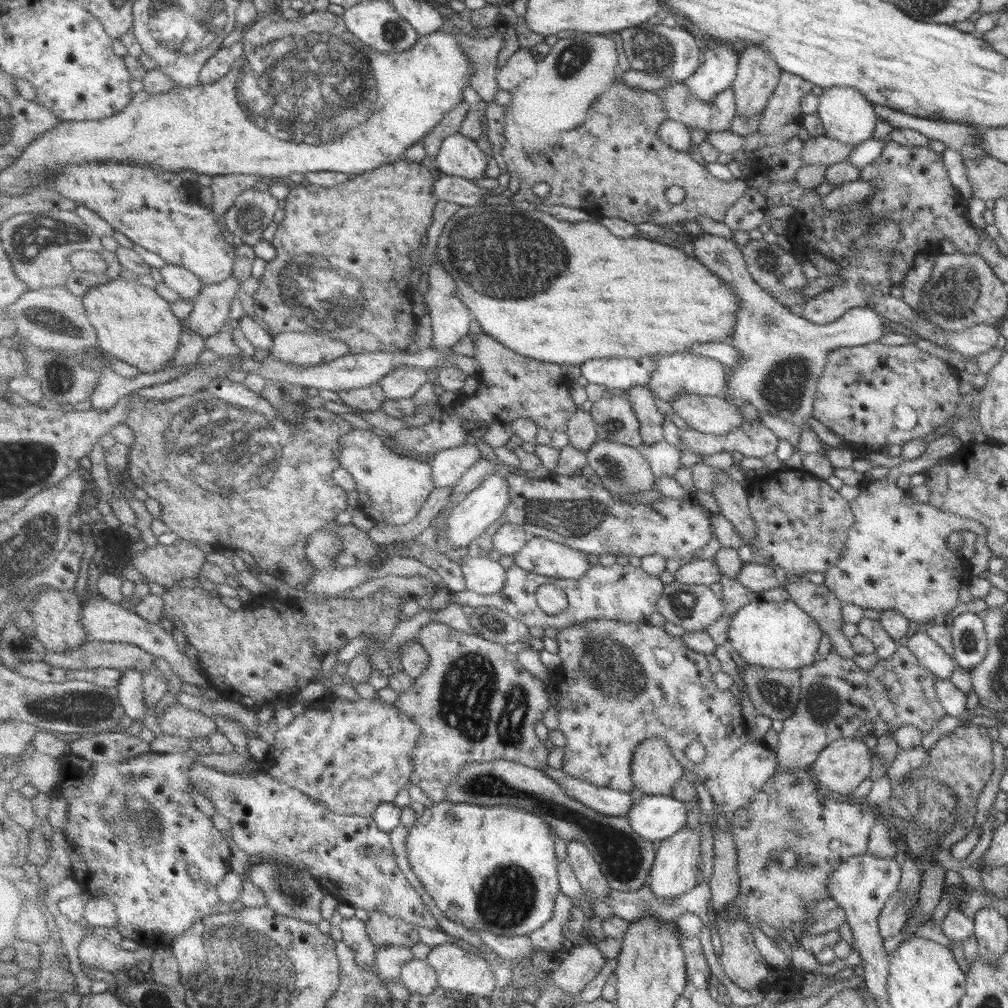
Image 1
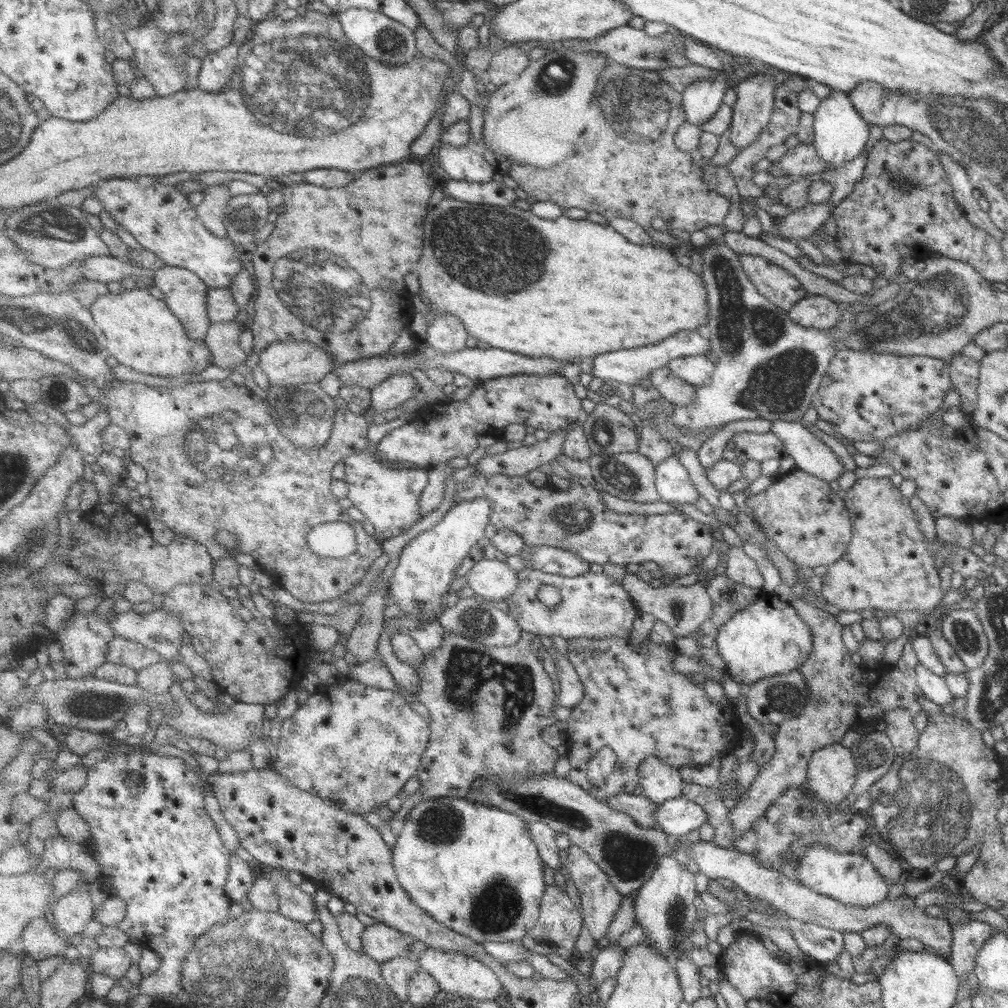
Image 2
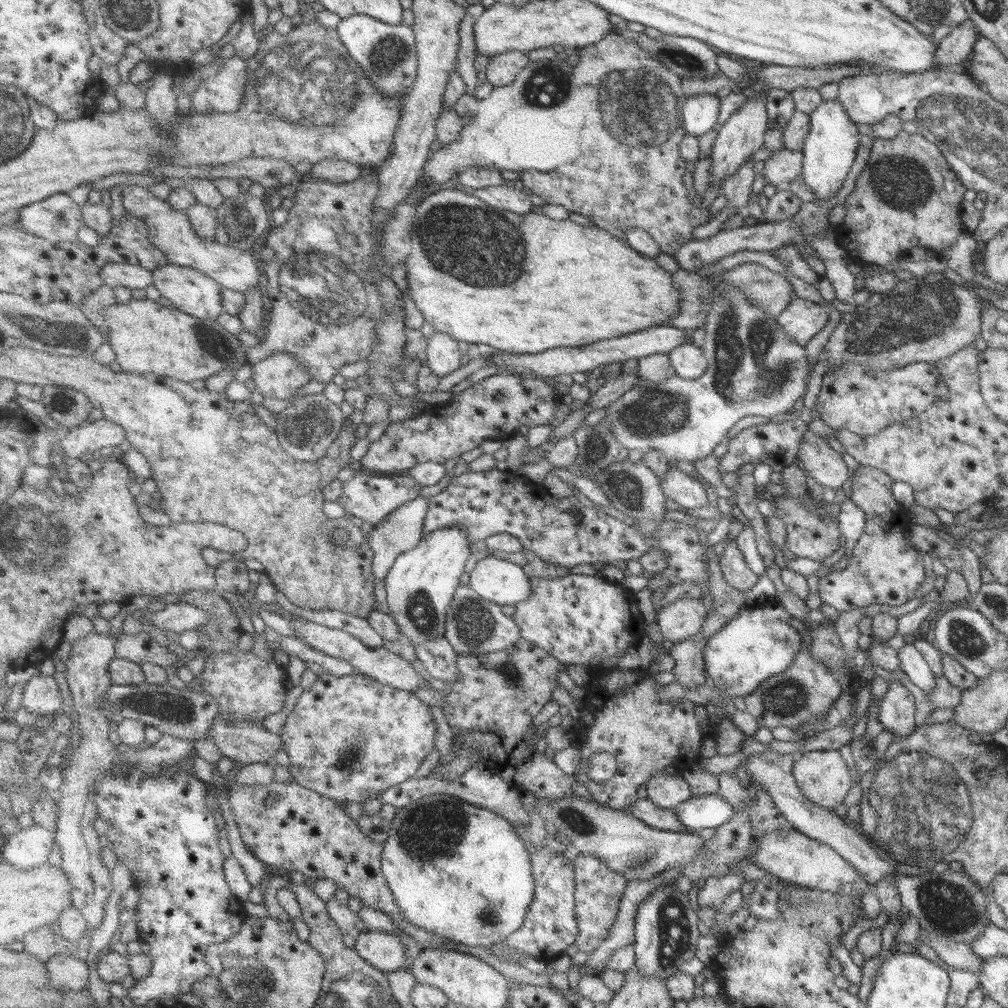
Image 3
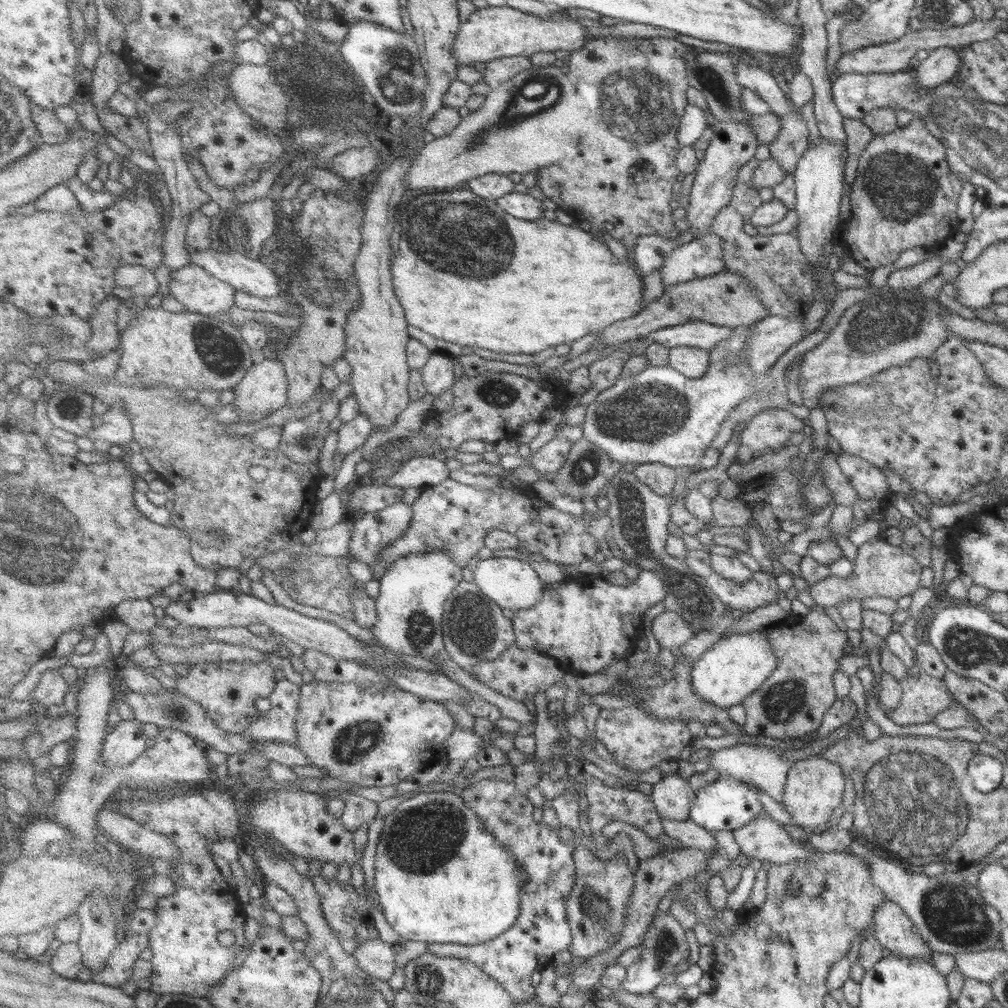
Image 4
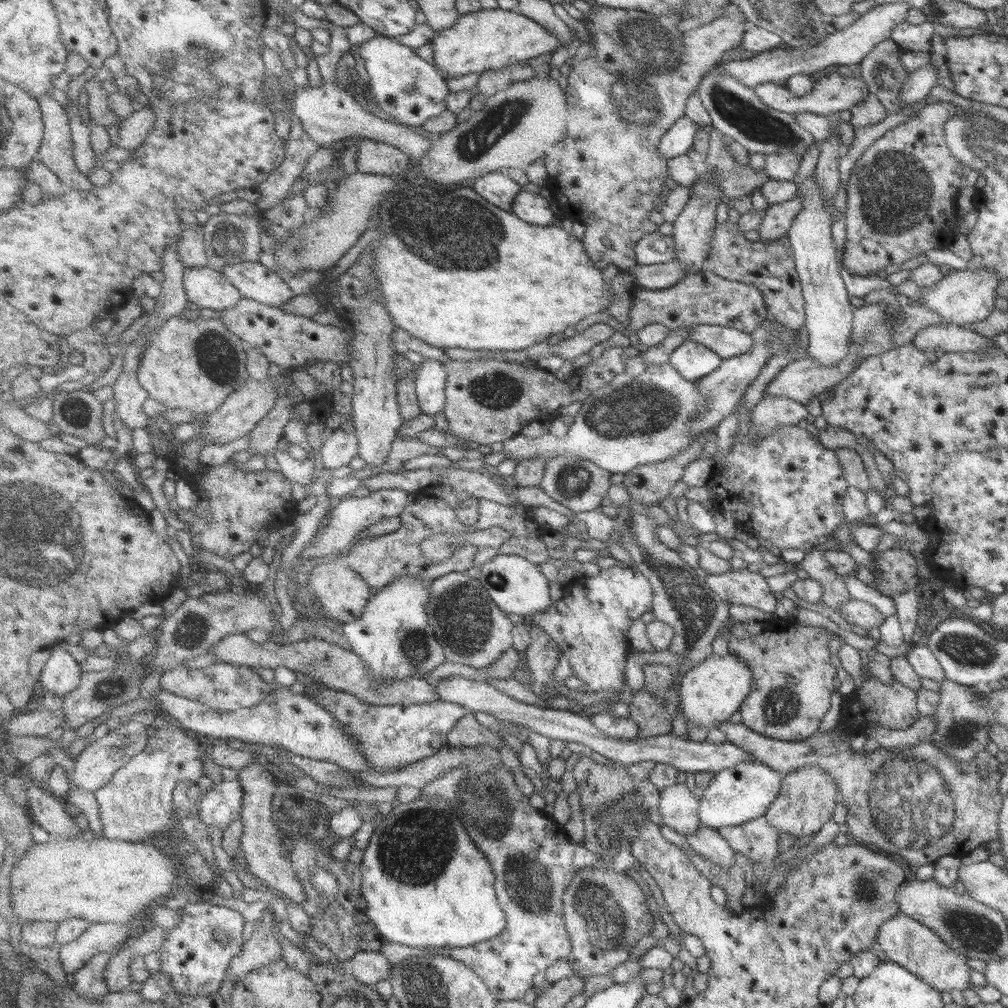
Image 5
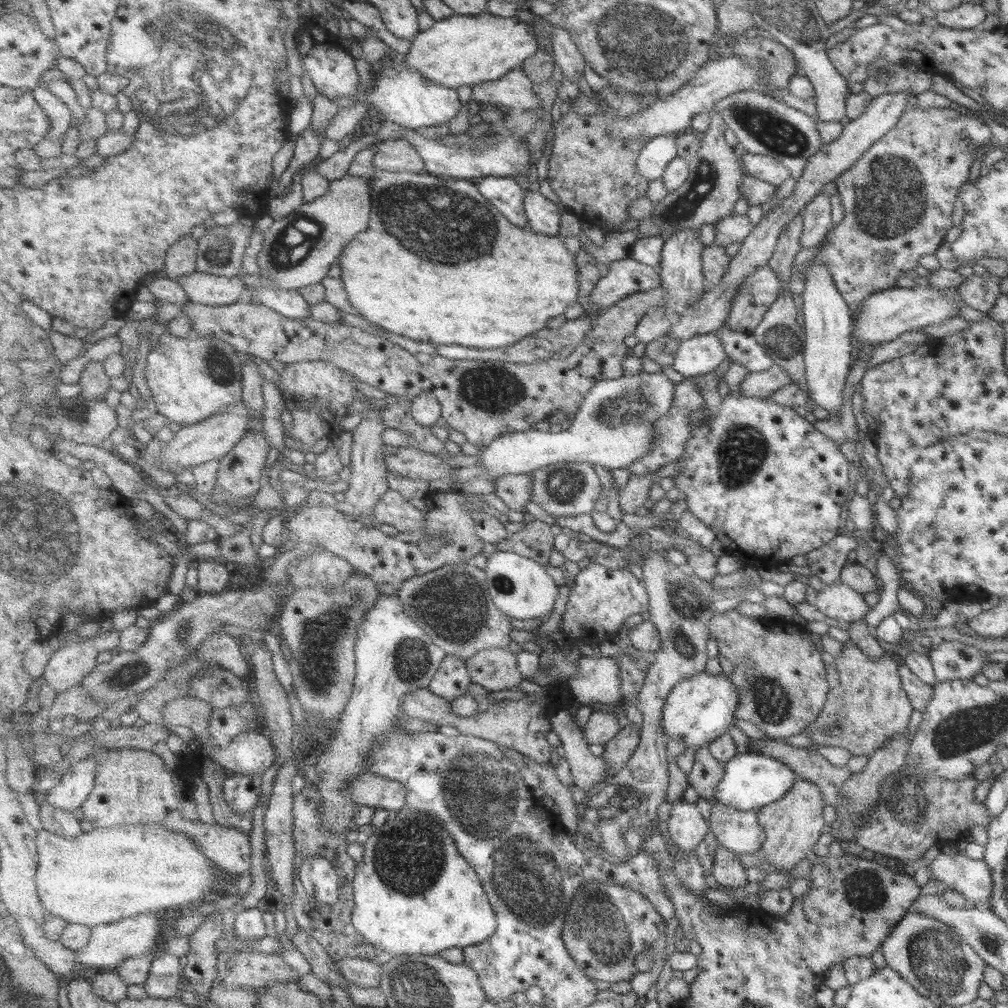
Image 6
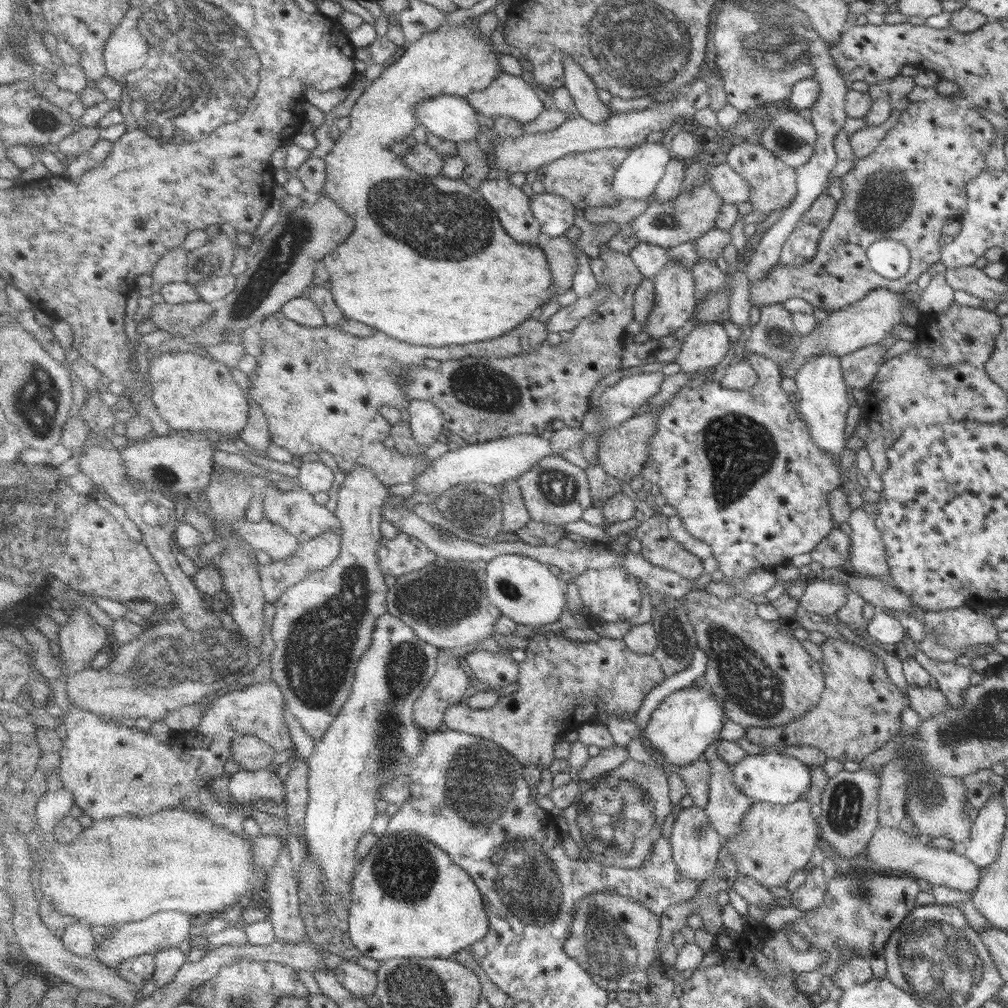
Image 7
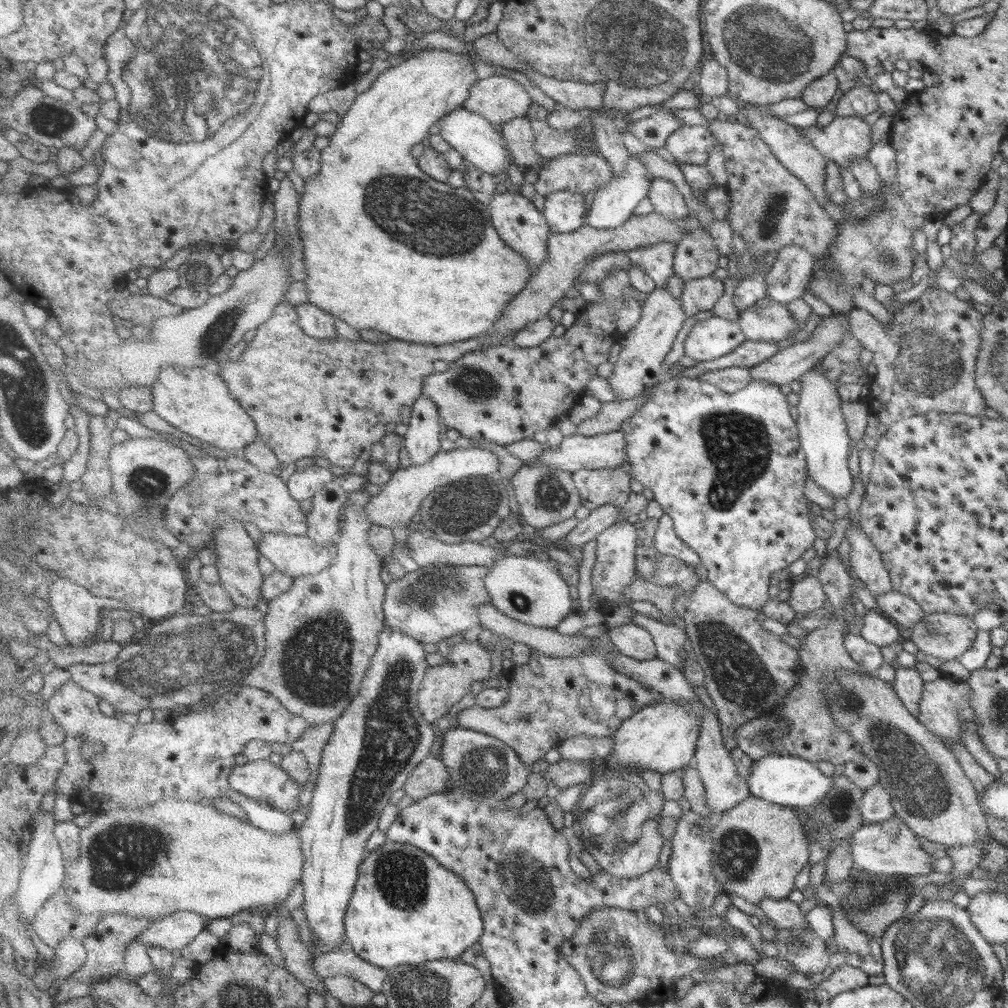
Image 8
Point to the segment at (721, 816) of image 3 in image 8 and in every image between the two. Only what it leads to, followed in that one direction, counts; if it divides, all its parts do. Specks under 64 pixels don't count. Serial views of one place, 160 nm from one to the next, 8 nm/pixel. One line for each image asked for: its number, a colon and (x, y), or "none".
4: (728, 804)
5: (745, 792)
6: (752, 781)
7: (775, 777)
8: (790, 781)

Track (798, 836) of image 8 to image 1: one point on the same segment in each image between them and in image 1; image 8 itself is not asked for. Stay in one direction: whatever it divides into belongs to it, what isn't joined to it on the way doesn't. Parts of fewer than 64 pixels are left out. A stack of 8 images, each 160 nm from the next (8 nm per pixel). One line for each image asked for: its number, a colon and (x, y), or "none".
1: (845, 763)
2: (831, 773)
3: (823, 777)
4: (814, 787)
5: (808, 797)
6: (793, 824)
7: (775, 841)

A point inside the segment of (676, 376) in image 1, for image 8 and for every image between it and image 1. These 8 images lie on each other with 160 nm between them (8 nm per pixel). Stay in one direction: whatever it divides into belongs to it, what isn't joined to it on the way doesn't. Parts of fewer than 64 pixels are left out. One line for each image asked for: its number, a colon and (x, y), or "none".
2: (699, 370)
3: (691, 362)
4: (692, 362)
5: (694, 360)
6: (704, 353)
7: (708, 344)
8: (714, 337)

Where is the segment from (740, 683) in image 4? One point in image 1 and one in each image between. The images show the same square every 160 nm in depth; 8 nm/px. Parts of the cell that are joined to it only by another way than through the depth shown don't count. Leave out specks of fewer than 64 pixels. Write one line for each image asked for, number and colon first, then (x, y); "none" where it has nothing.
1: (778, 635)
2: (766, 638)
3: (760, 643)

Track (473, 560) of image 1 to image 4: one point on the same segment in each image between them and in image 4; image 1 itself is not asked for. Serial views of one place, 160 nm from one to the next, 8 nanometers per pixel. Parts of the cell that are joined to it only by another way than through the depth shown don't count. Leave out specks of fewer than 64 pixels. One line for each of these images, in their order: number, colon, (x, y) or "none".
2: (495, 580)
3: (497, 580)
4: (513, 582)

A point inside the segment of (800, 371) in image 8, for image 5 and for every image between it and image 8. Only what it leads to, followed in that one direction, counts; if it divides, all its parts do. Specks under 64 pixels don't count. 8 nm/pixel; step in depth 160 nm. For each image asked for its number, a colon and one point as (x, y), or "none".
5: (962, 297)
6: (886, 314)
7: (868, 321)

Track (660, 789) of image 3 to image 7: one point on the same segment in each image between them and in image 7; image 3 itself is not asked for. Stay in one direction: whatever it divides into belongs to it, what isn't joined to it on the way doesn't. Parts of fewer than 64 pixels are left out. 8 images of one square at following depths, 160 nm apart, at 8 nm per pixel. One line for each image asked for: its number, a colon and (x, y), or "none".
4: (674, 796)
5: (680, 808)
6: (688, 827)
7: (697, 844)

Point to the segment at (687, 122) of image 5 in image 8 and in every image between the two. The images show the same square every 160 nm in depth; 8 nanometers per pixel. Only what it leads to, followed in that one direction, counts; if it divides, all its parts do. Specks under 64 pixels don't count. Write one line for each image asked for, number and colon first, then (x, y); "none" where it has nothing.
6: (663, 150)
7: (642, 173)
8: (614, 205)

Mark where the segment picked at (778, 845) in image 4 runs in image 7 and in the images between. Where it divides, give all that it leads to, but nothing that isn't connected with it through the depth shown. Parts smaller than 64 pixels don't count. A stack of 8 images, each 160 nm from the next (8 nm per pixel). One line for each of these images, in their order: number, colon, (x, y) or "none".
5: (757, 840)
6: (739, 830)
7: (727, 807)

